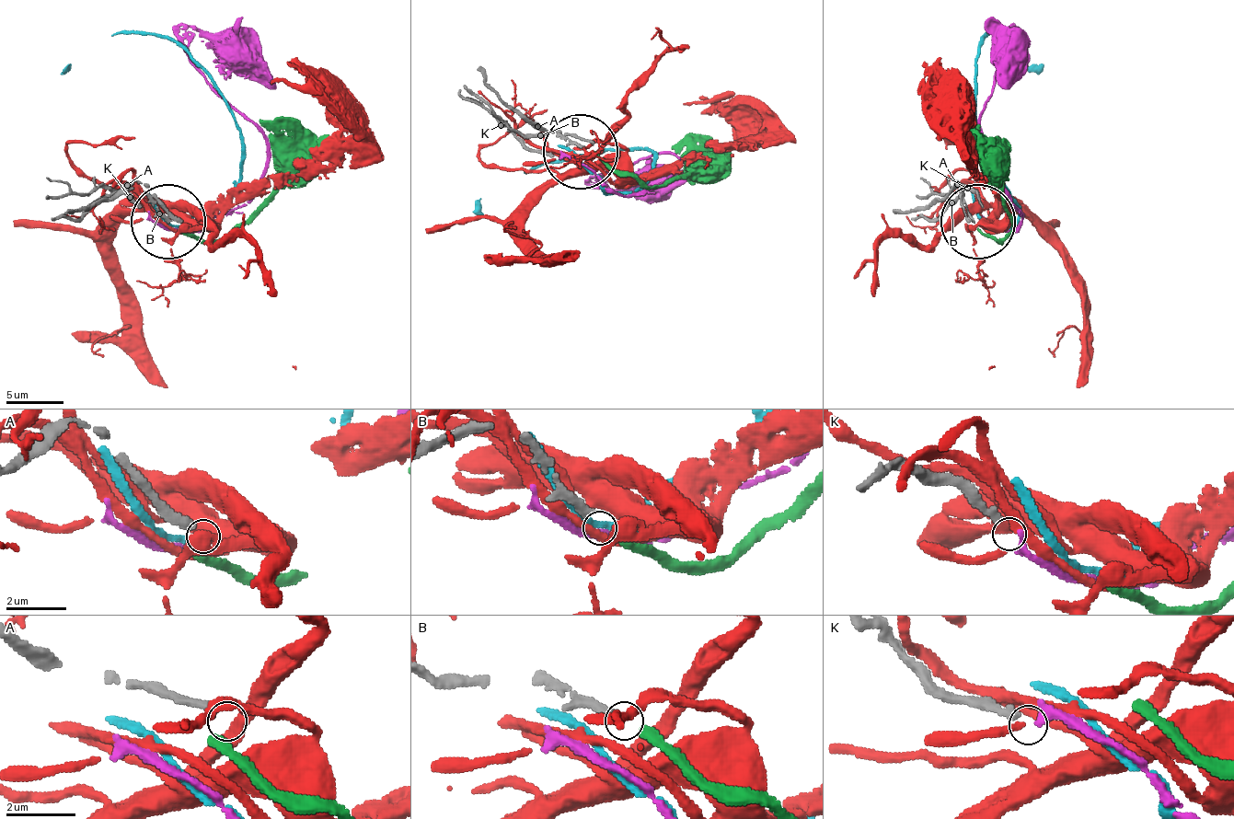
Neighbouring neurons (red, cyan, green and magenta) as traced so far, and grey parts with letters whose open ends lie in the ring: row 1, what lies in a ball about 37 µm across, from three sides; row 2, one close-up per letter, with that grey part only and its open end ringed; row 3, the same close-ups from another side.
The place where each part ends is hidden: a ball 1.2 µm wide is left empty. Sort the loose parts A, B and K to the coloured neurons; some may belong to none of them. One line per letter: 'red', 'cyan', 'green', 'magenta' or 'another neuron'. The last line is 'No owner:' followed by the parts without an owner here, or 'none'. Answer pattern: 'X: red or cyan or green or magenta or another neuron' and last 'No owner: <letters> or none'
A: another neuron
B: green
K: magenta
No owner: A

